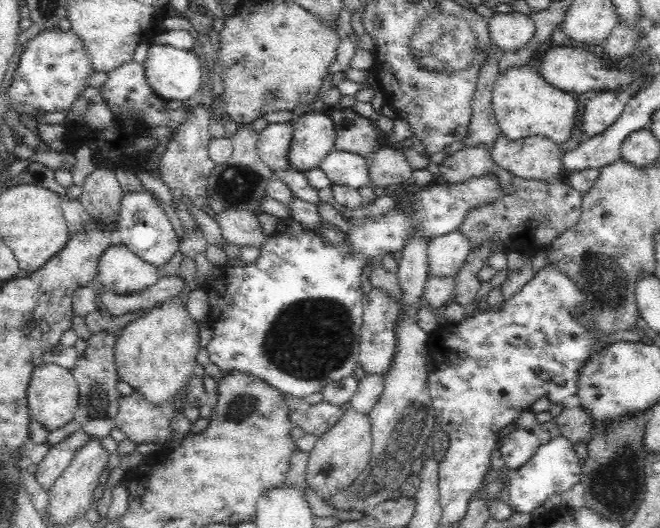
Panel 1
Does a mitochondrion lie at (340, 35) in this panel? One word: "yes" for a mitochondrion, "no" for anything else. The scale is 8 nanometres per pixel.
no

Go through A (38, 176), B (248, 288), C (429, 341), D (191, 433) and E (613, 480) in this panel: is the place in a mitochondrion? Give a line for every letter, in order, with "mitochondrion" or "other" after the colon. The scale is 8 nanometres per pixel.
A: other
B: other
C: other
D: other
E: mitochondrion

